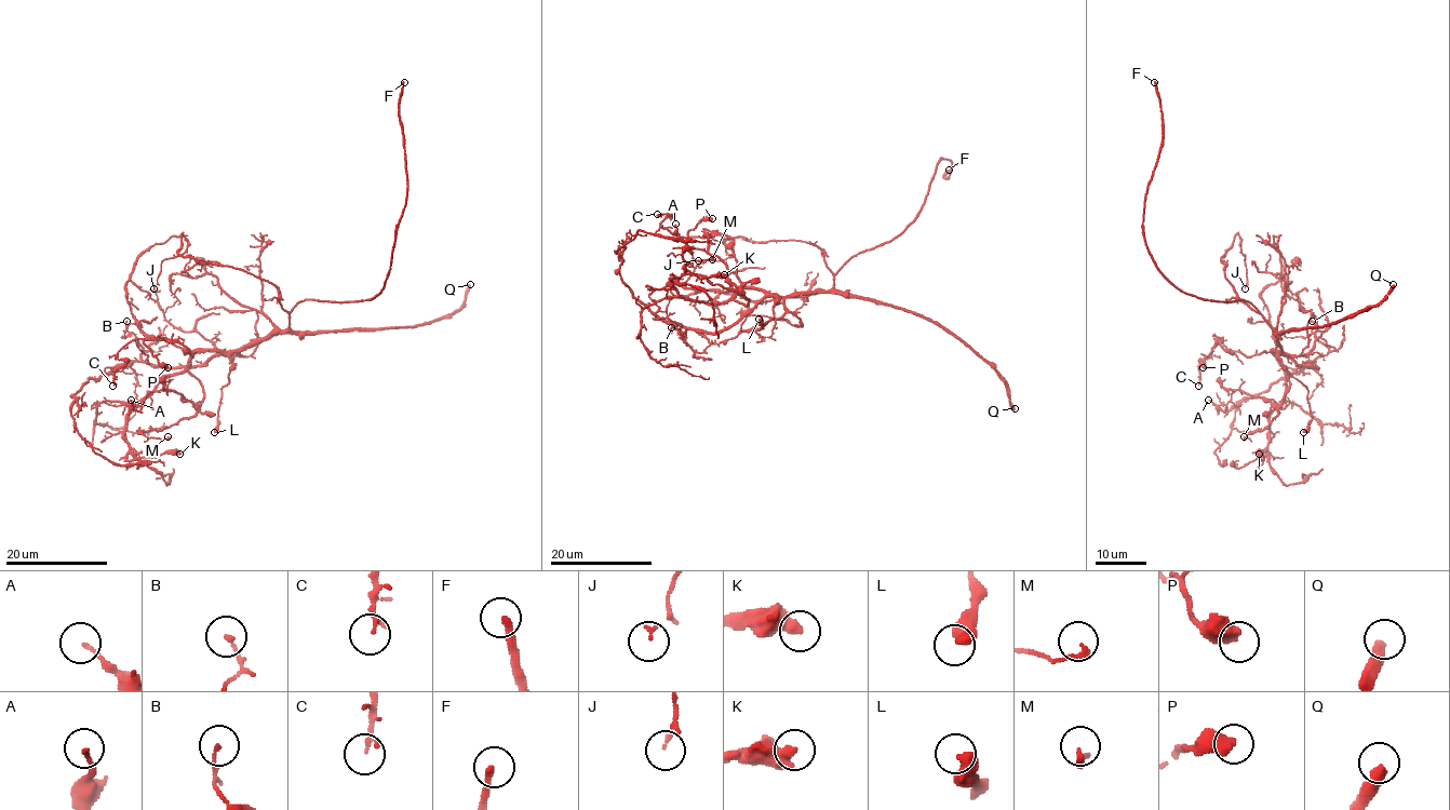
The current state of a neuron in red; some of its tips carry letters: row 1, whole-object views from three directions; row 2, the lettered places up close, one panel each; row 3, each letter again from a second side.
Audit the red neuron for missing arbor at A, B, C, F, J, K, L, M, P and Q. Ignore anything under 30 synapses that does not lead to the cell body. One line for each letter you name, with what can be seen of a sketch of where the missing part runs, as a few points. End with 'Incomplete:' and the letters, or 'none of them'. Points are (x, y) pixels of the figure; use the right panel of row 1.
Incomplete: Q

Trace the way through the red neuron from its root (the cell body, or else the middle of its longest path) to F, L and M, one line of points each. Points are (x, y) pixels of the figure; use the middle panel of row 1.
F: (815, 294), (827, 292), (853, 257), (893, 240), (916, 215), (942, 158), (952, 163), (944, 178), (949, 170)
L: (815, 294), (774, 295), (774, 316), (762, 327), (759, 319)
M: (815, 294), (774, 296), (739, 288), (734, 298), (743, 305), (749, 302), (743, 295), (685, 267), (712, 259)

